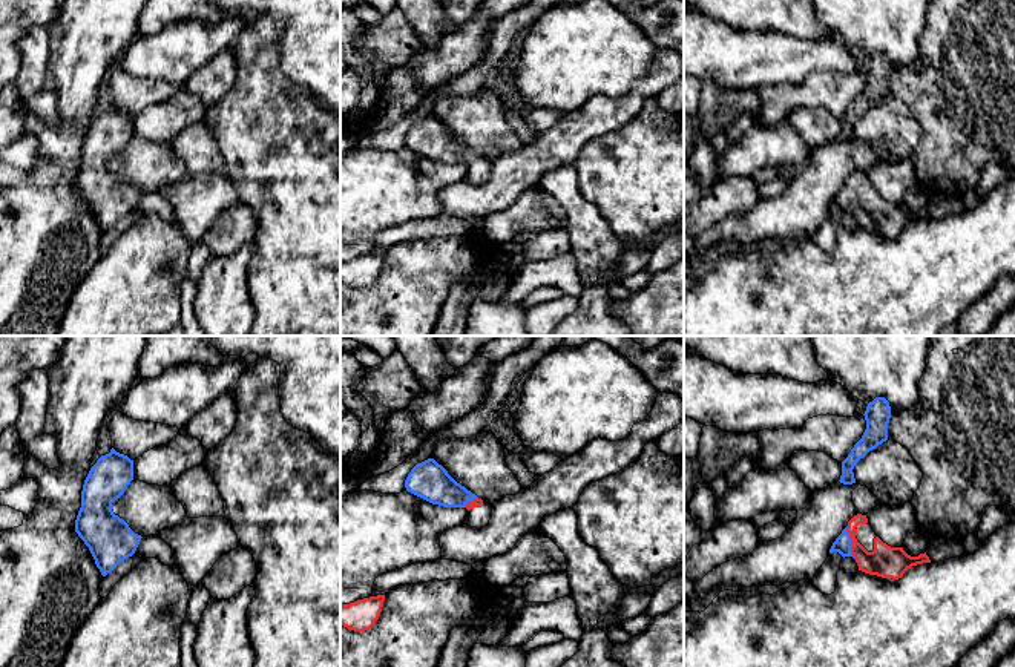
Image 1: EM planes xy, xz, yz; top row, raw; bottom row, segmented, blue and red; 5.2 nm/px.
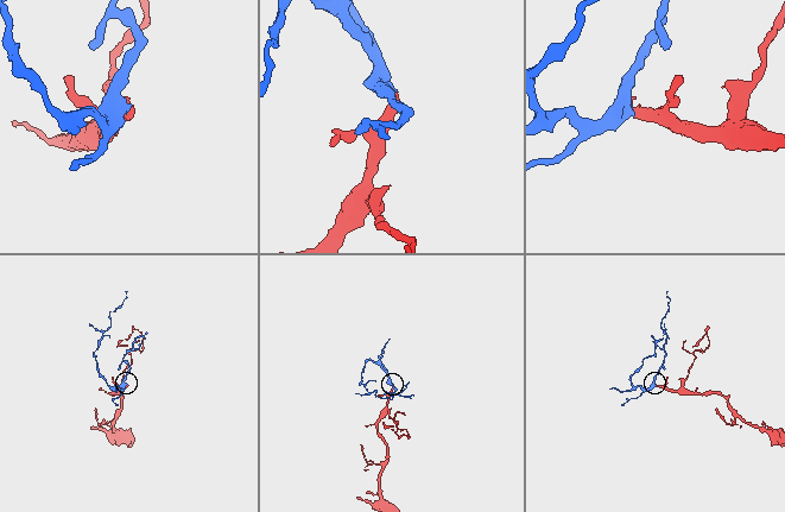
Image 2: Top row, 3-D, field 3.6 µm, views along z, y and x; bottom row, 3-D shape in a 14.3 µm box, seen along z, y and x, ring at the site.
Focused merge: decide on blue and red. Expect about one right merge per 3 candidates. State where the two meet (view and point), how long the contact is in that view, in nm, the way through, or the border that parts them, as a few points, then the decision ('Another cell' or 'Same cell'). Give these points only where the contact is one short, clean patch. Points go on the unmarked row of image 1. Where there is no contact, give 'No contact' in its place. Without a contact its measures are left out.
Touches blue at yz (850, 198). Shared border 170 nm. Path across: yz (842, 201), (850, 198), (868, 218), (885, 218). Same cell

